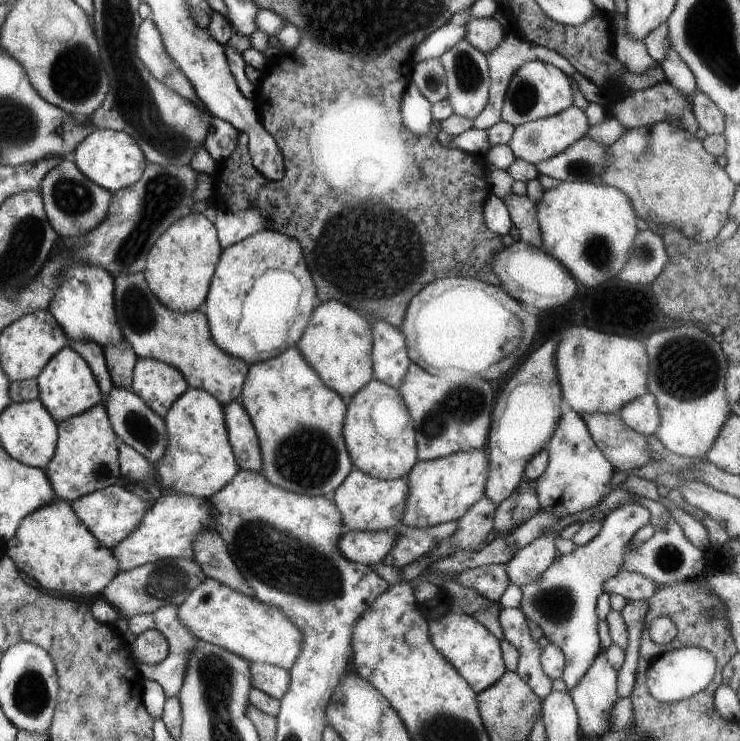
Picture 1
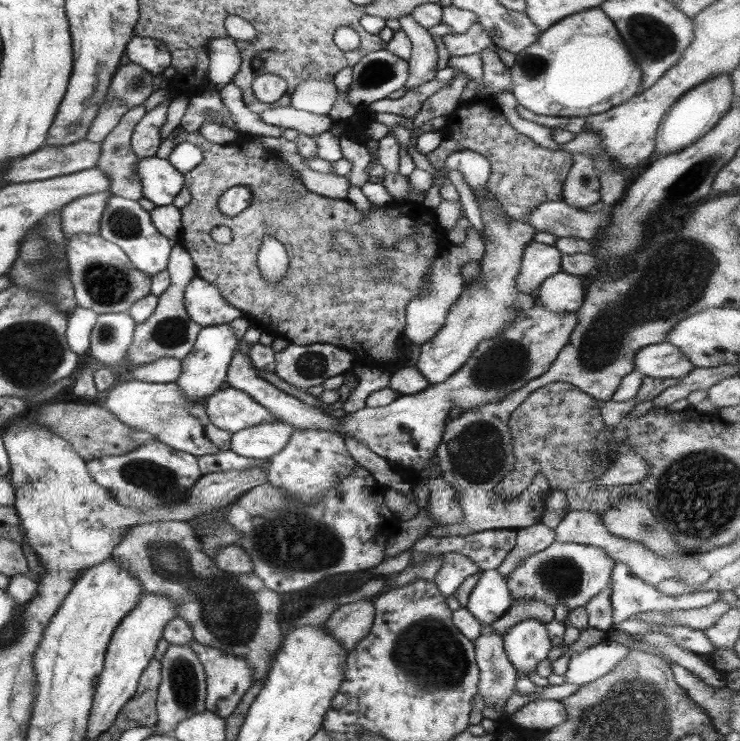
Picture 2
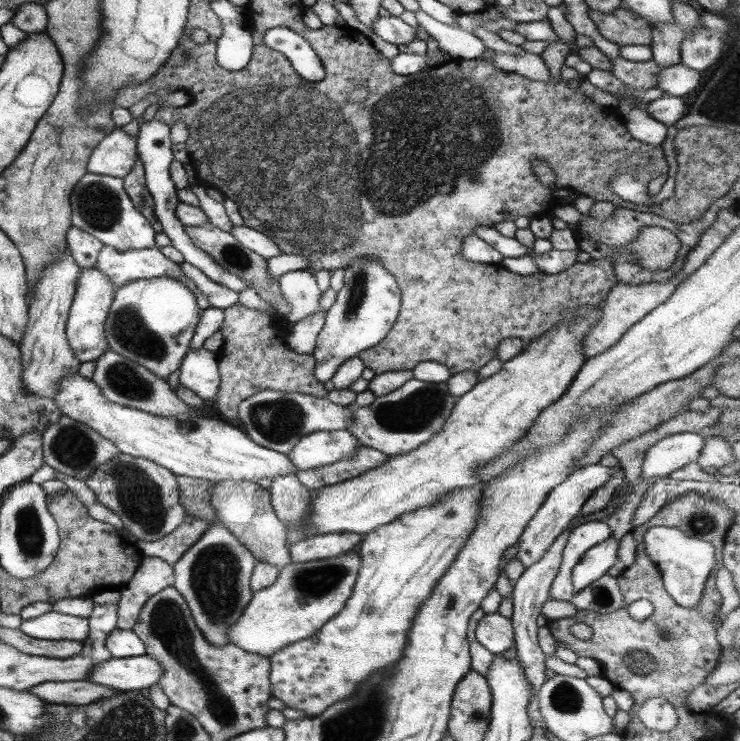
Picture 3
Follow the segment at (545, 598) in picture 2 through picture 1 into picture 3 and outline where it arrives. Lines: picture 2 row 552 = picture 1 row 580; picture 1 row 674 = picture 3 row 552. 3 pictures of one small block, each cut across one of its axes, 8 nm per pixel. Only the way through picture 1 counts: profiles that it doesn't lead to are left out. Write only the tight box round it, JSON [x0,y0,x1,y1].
[549,520,611,601]

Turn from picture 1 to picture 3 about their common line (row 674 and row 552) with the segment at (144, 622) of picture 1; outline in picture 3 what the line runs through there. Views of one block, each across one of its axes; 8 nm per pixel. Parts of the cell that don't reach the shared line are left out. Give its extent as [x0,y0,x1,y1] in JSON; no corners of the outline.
[138,516,211,565]

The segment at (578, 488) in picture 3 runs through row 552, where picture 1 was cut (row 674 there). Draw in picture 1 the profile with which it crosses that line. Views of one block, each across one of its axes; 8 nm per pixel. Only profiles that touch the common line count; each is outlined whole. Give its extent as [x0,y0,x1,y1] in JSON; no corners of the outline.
[497,608,551,699]

